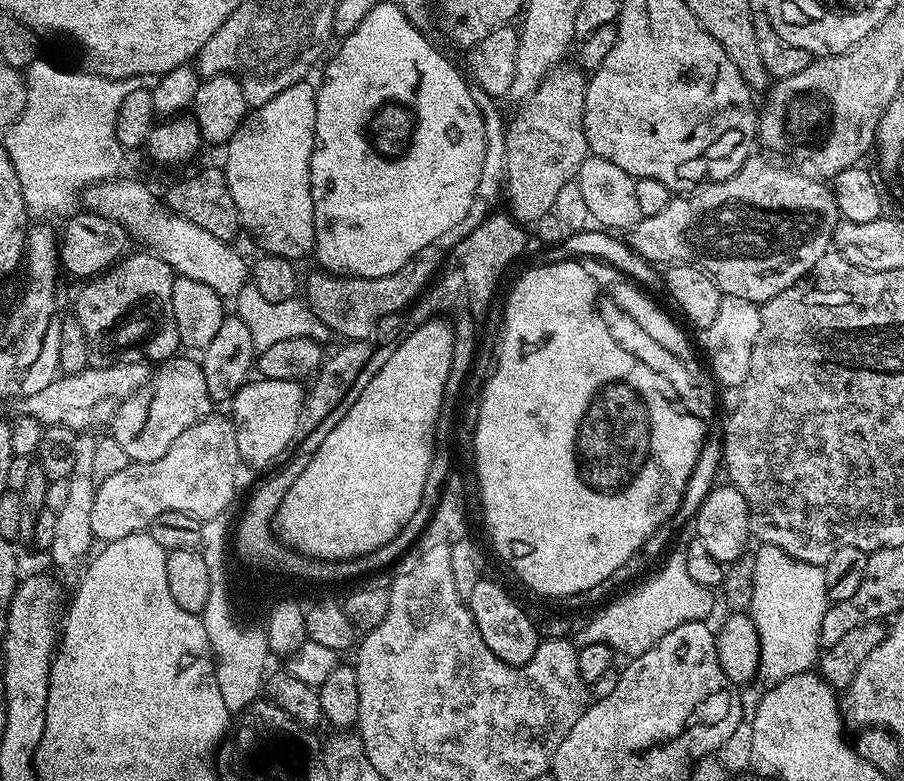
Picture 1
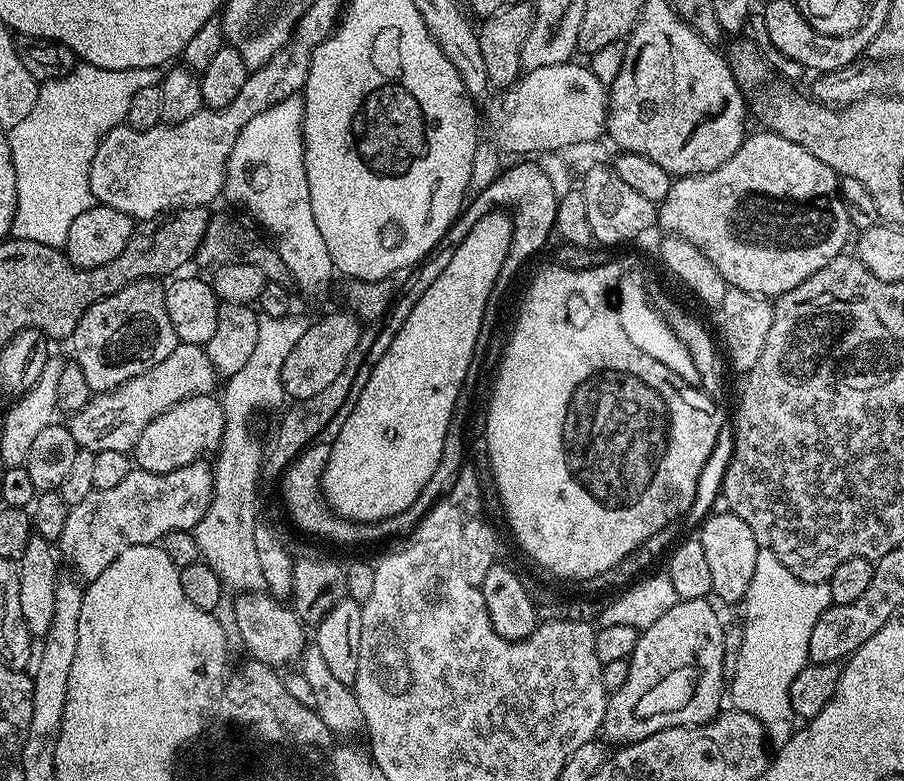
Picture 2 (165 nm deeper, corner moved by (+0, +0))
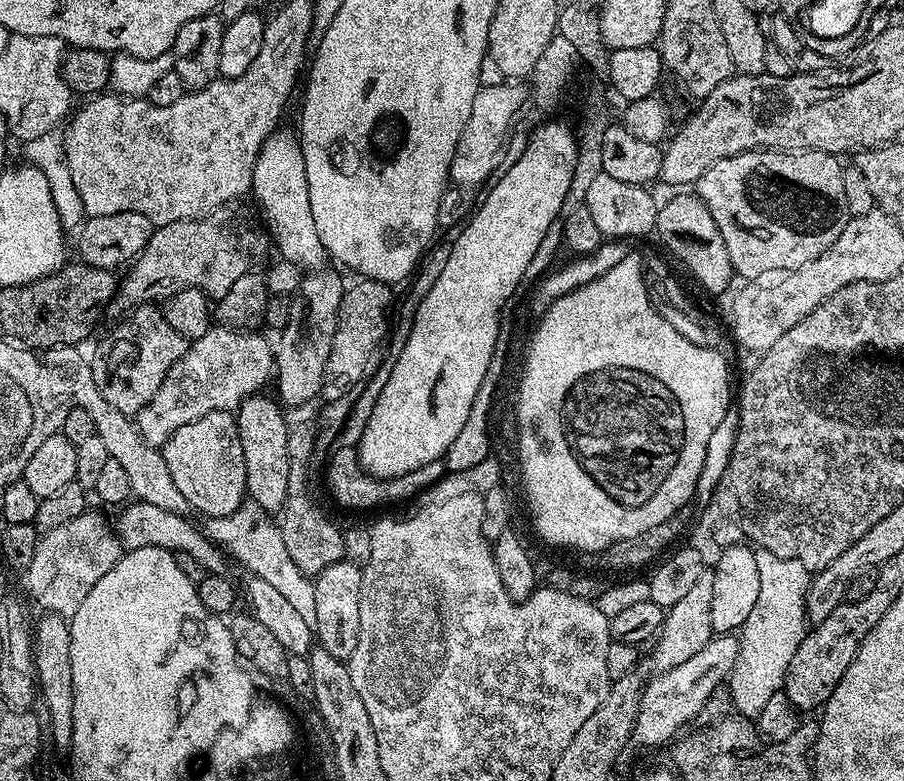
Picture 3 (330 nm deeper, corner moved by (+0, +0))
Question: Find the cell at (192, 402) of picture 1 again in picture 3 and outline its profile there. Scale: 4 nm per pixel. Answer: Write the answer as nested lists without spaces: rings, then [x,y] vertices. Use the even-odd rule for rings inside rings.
[[[231,412],[202,414],[186,426],[178,426],[164,443],[164,461],[189,509],[198,511],[204,518],[234,514],[246,499],[246,458],[242,458],[242,442],[238,438],[238,426]]]

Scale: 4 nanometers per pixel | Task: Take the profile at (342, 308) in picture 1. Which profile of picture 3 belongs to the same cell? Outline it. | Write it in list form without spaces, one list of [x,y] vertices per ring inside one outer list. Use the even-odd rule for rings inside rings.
[[[233,202],[224,205],[222,208],[215,208],[208,216],[199,216],[196,220],[179,220],[178,222],[170,222],[169,224],[161,224],[153,231],[150,242],[146,242],[146,246],[139,252],[132,261],[127,265],[126,271],[121,275],[118,280],[118,287],[115,296],[112,298],[111,307],[117,308],[120,314],[127,314],[134,308],[140,307],[142,304],[156,304],[157,302],[163,302],[168,299],[169,296],[178,294],[178,290],[186,290],[187,288],[197,288],[202,290],[205,296],[209,298],[219,298],[226,294],[226,290],[230,290],[230,286],[234,286],[234,282],[238,282],[238,278],[242,278],[242,274],[253,271],[257,267],[256,263],[264,256],[264,240],[266,244],[266,236],[263,231],[260,232],[256,229],[256,224],[252,221],[252,216],[244,208],[239,208],[239,203]]]

